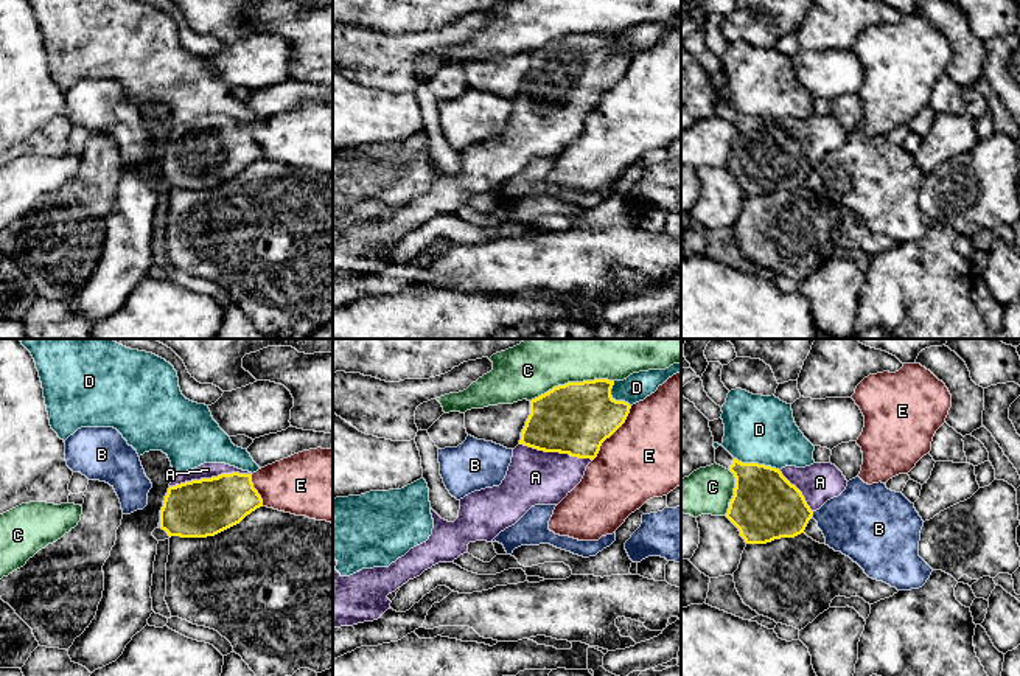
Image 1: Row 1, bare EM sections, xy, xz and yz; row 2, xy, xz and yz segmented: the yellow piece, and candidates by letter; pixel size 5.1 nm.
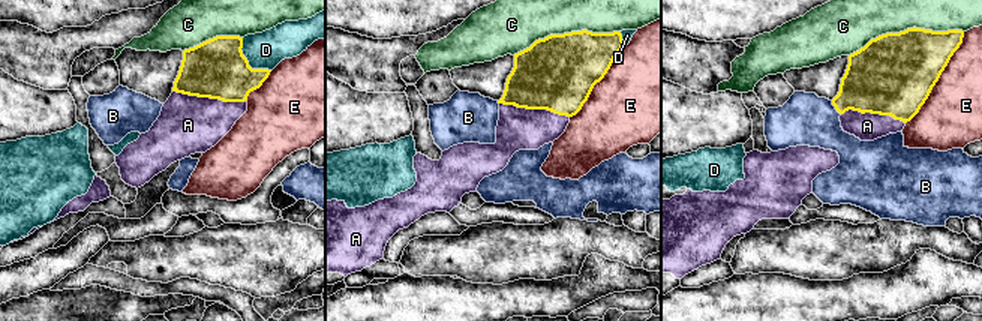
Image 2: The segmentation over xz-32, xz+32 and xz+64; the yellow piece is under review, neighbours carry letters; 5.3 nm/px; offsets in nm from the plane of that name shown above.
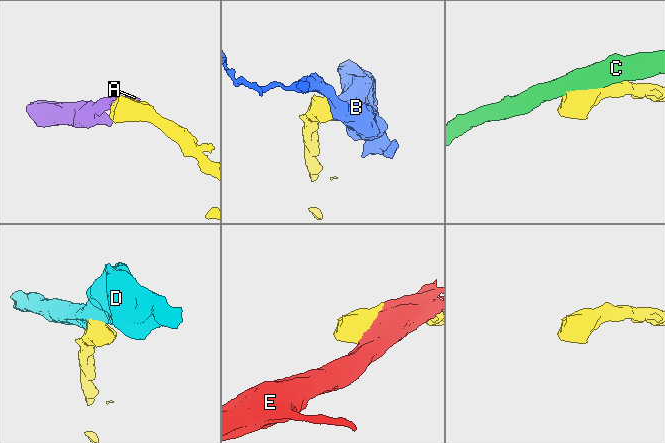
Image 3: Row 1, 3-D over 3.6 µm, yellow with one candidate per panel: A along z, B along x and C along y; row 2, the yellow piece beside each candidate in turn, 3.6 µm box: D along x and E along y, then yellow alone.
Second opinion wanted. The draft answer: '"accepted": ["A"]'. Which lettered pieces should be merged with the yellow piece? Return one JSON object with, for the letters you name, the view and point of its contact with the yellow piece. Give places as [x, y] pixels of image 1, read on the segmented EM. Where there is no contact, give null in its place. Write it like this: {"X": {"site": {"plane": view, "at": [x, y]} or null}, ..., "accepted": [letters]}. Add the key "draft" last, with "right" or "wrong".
{"A": {"site": {"plane": "xy", "at": [212, 477]}}, "accepted": ["A"], "draft": "right"}

